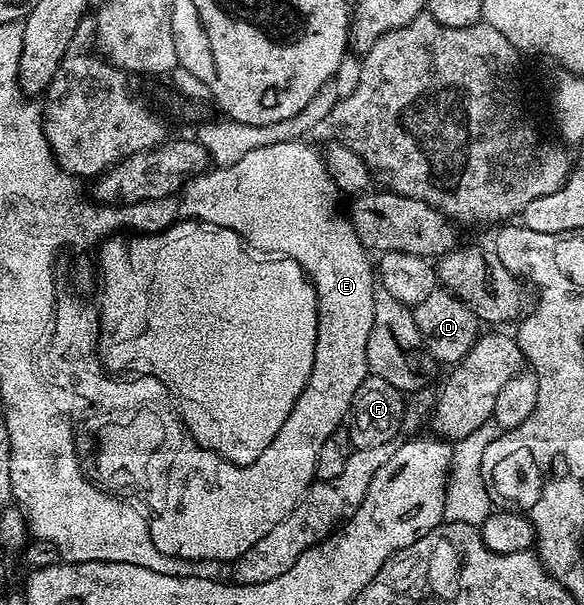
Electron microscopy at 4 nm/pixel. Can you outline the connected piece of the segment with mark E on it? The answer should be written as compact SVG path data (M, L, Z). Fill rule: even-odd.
M288 141L278 143L277 145L265 145L265 149L253 149L253 153L248 153L247 156L241 157L241 161L237 161L228 167L215 167L208 169L195 179L187 182L187 186L181 192L181 200L183 199L183 215L188 219L201 219L204 223L212 223L213 225L221 225L222 227L233 229L242 235L243 242L256 256L266 257L265 255L279 254L287 255L288 268L296 267L301 269L302 276L305 277L305 282L311 289L311 295L314 300L315 311L315 336L312 346L311 365L308 367L307 376L303 379L303 386L299 387L298 395L291 400L291 405L287 409L287 414L282 417L282 423L275 429L275 435L267 440L263 448L259 452L253 453L248 457L251 460L251 469L235 469L231 465L223 465L221 461L217 461L211 455L201 453L201 449L193 451L191 445L191 459L189 459L189 451L185 455L185 449L181 449L181 454L187 459L175 459L175 468L171 471L171 491L169 493L169 510L167 515L163 515L163 519L159 519L159 523L155 523L155 539L159 543L159 547L163 547L164 551L175 551L175 555L201 555L206 561L212 559L228 559L234 561L239 556L245 554L253 545L257 545L257 541L261 541L261 537L265 537L265 533L269 533L269 529L273 529L273 525L277 525L277 521L281 521L287 514L296 507L301 500L306 496L307 490L311 488L312 483L316 482L317 475L315 470L321 467L319 462L319 454L321 449L332 438L331 434L339 427L339 422L348 418L351 410L351 402L357 393L357 389L361 385L361 381L365 381L368 375L367 369L367 342L369 341L369 329L373 329L373 321L375 320L375 306L373 305L373 297L377 283L377 275L373 270L373 263L369 258L369 252L364 247L361 240L351 224L350 218L346 214L339 215L339 211L335 208L335 195L337 196L337 188L331 179L331 174L327 171L327 164L324 156L315 147L310 147L309 144L303 143L307 141Z

